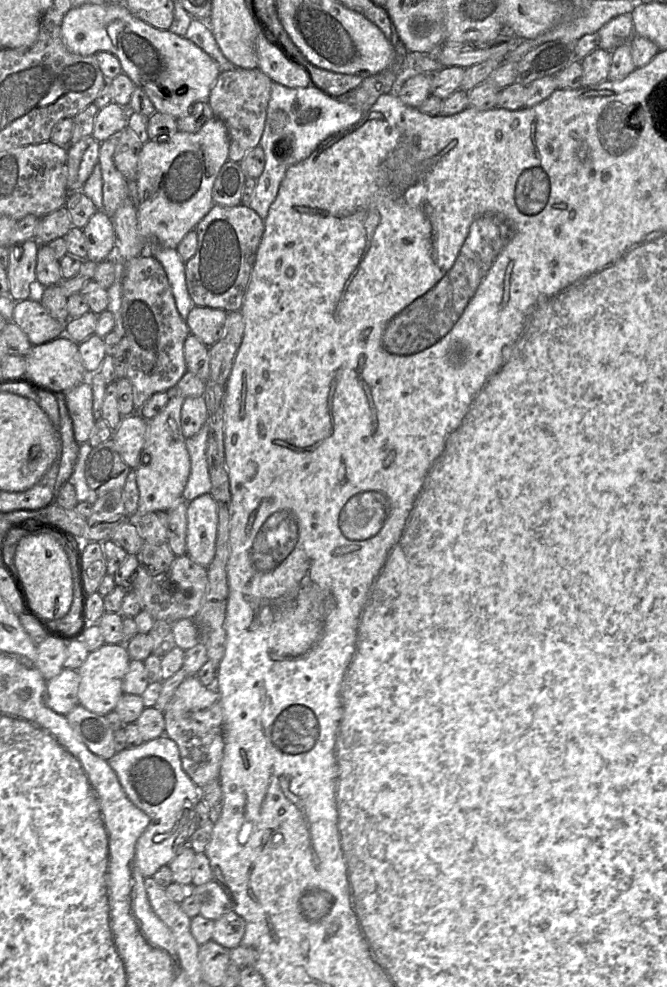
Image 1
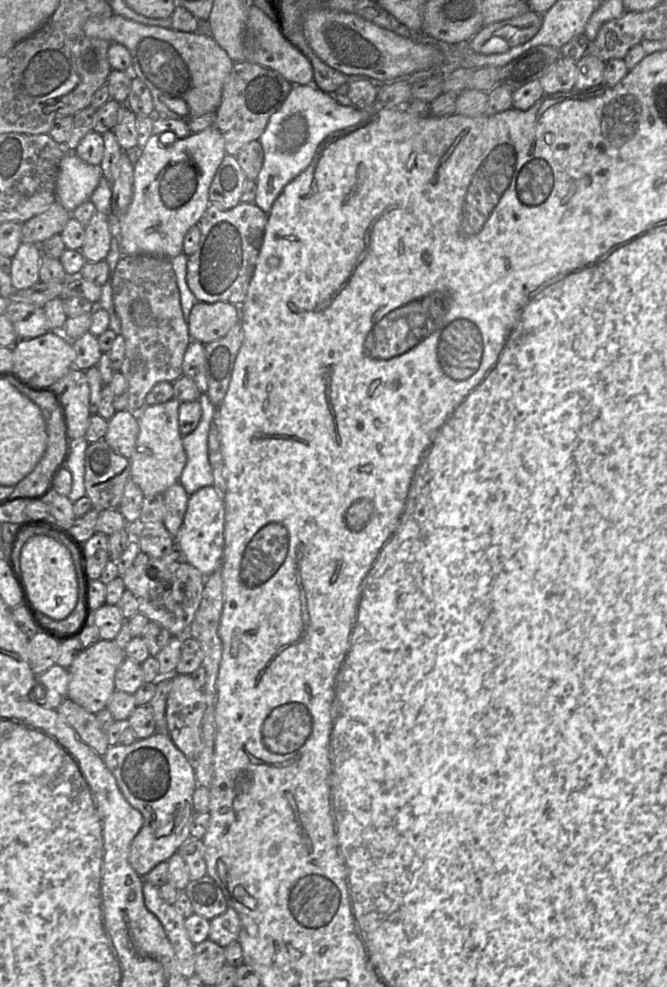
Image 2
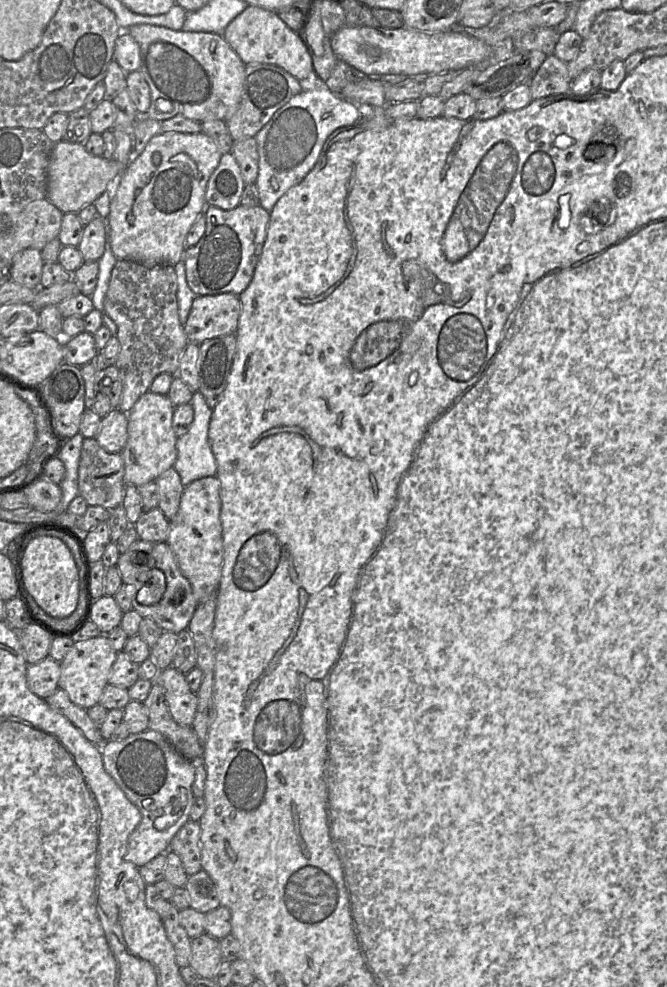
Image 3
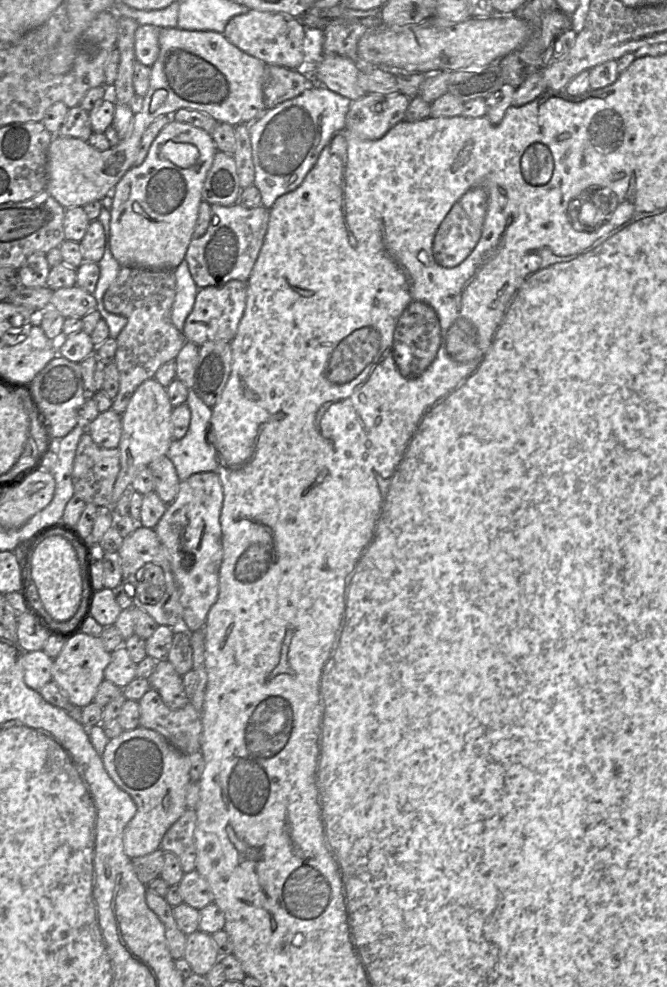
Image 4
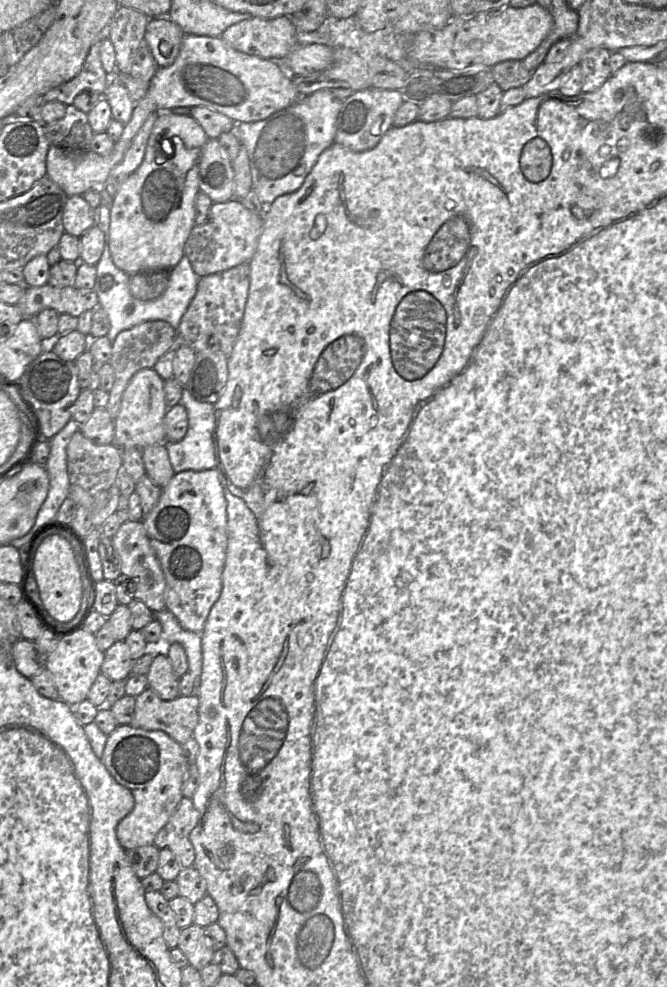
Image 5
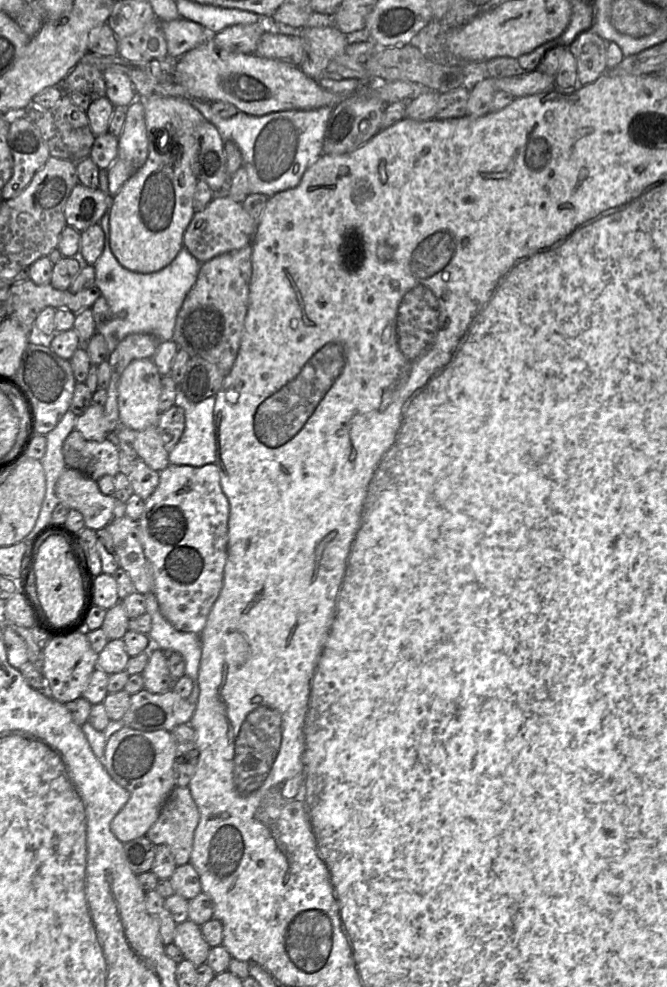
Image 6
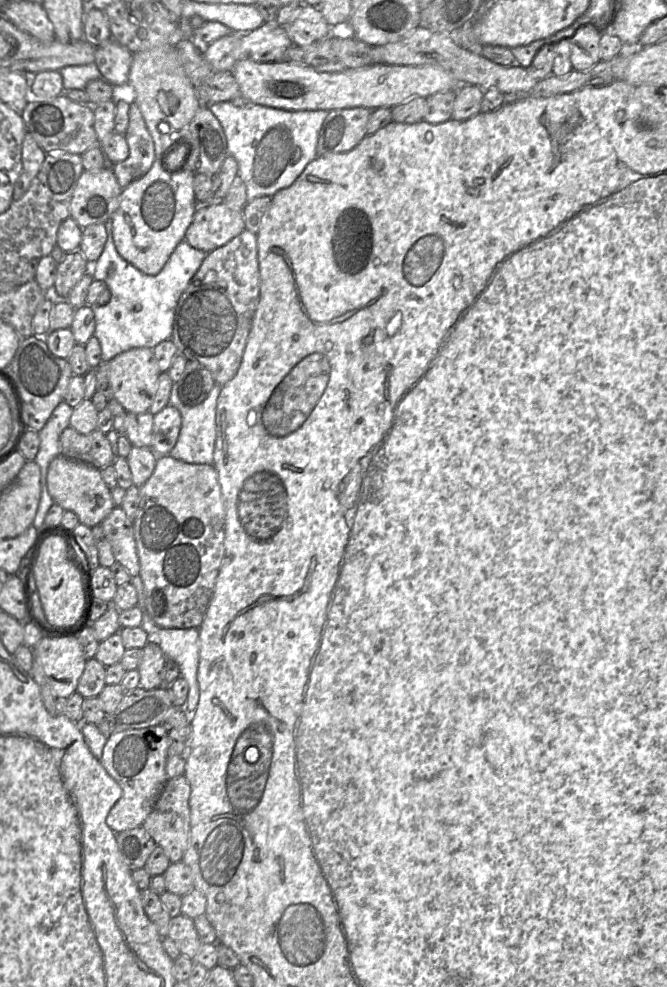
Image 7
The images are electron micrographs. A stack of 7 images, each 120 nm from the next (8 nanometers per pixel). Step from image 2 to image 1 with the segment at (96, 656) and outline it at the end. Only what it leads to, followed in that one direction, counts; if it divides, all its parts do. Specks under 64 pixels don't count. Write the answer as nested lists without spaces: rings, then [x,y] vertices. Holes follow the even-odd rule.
[[[104,643],[98,649],[90,651],[86,660],[77,669],[79,674],[79,705],[99,715],[106,715],[115,709],[123,694],[122,683],[132,660],[124,644]]]

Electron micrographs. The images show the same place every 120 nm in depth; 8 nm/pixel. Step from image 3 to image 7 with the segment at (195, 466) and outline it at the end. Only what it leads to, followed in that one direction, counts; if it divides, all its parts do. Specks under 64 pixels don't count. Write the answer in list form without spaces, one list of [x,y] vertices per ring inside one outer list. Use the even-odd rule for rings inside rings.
[[[173,382],[169,403],[180,412],[182,425],[176,445],[169,453],[171,457],[190,464],[213,465],[216,442],[216,407],[221,388],[222,386],[216,384],[202,403],[189,407],[180,400],[178,384]]]

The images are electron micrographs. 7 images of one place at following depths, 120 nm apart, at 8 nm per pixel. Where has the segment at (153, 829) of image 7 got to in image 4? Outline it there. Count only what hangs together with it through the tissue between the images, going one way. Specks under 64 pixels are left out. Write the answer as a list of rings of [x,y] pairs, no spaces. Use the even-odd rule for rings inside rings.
[[[187,808],[164,834],[159,847],[160,850],[177,856],[184,873],[196,870],[196,821],[196,809]]]

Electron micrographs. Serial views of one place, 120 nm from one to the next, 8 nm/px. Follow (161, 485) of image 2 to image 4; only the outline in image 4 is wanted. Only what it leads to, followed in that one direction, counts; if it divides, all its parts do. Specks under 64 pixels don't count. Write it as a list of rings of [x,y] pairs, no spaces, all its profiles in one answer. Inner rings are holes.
[[[156,379],[145,380],[135,390],[125,411],[122,414],[122,436],[118,449],[120,451],[120,472],[114,484],[112,505],[122,494],[131,490],[131,483],[136,474],[148,467],[157,458],[167,455],[172,437],[172,410],[167,388]]]

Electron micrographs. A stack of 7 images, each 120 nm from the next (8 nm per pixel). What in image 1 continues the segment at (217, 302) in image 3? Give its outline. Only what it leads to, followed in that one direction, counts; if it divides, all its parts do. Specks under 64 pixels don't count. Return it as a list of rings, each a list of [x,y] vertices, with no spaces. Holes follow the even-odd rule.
[[[194,306],[186,318],[190,334],[208,347],[212,346],[225,334],[227,314],[222,309]]]

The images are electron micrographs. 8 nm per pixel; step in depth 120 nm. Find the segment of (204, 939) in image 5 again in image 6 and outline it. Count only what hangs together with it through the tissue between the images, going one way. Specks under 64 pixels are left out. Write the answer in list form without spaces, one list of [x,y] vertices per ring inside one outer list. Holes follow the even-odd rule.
[[[191,920],[176,925],[173,943],[181,950],[184,959],[197,968],[206,963],[210,946],[201,932],[201,926]]]

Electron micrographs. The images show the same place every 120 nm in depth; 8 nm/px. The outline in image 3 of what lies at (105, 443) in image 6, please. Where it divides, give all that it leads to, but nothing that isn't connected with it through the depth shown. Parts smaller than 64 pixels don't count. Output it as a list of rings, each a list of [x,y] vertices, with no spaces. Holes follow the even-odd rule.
[[[84,438],[78,467],[79,495],[90,506],[102,506],[111,510],[122,504],[125,488],[122,454],[107,452],[99,445],[96,438]]]

